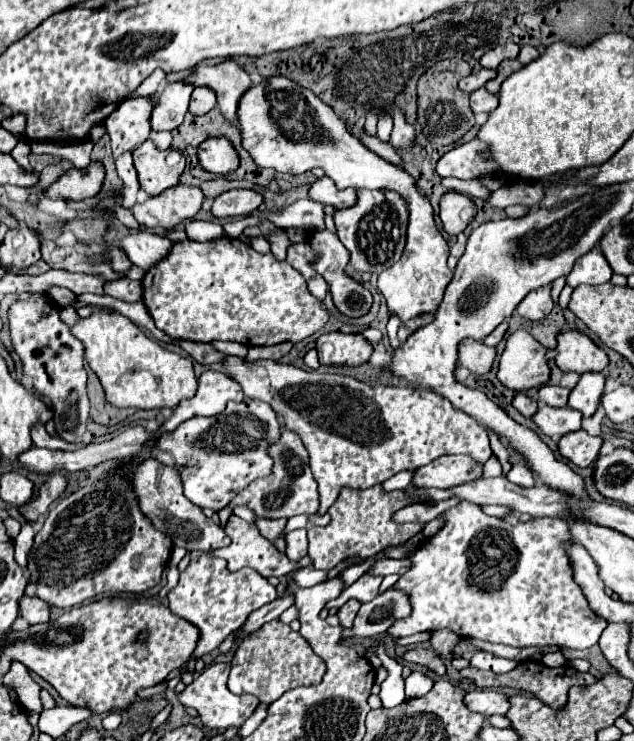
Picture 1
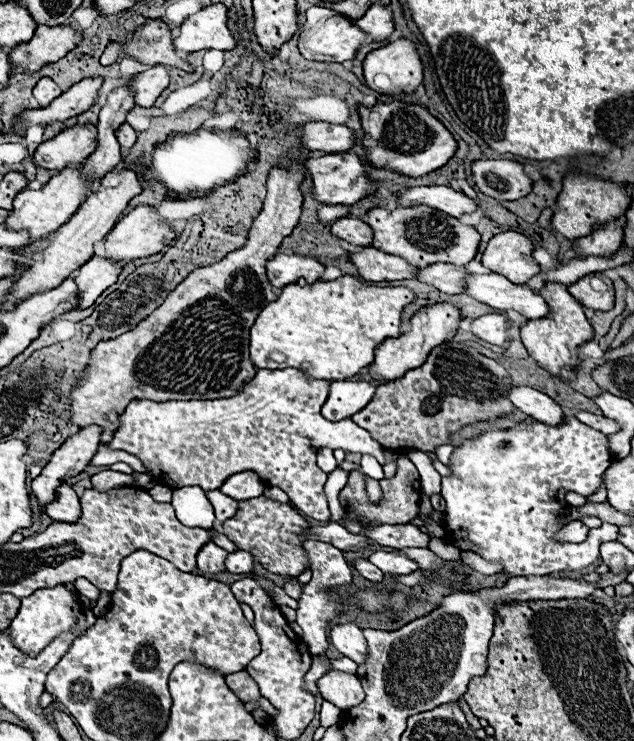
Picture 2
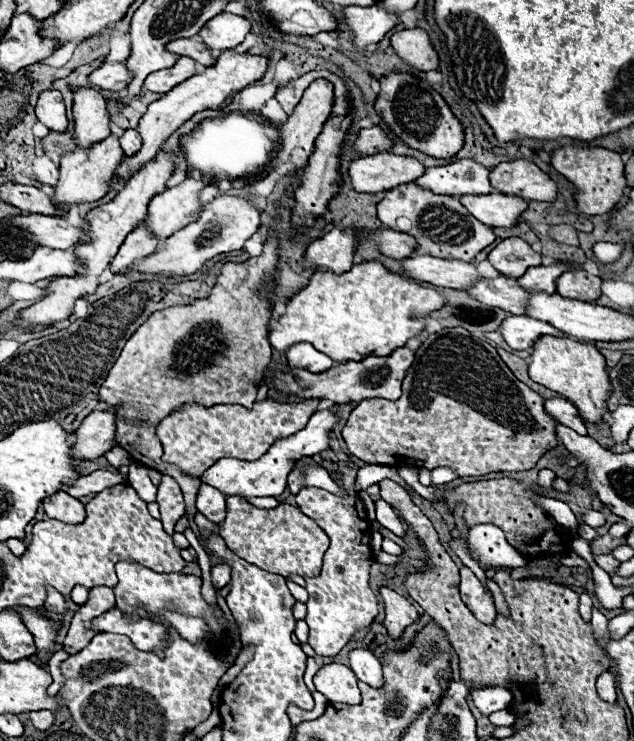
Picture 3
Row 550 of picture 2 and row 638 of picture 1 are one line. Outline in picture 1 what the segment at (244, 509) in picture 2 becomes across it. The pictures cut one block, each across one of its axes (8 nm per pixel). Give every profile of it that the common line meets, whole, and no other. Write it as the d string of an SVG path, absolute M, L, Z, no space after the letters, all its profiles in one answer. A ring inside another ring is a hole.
M272 620L238 644L232 660L228 688L232 694L254 694L262 704L272 704L292 688L318 684L324 672L326 664L314 654L302 634L294 632L288 624L282 624L280 620Z

